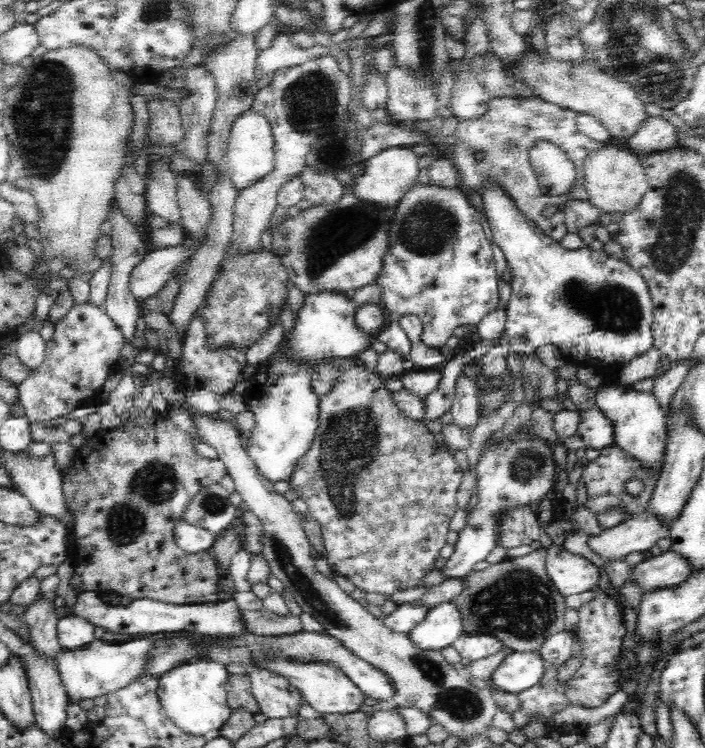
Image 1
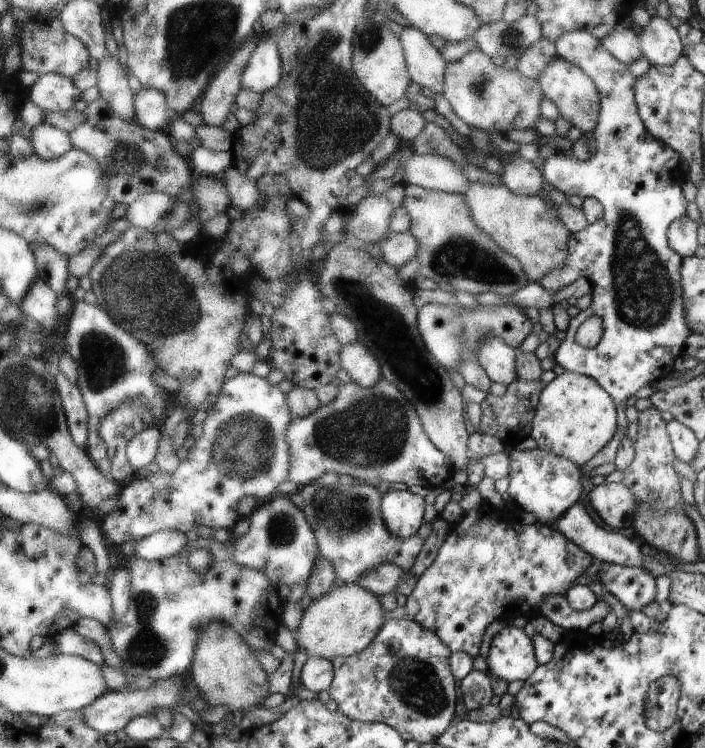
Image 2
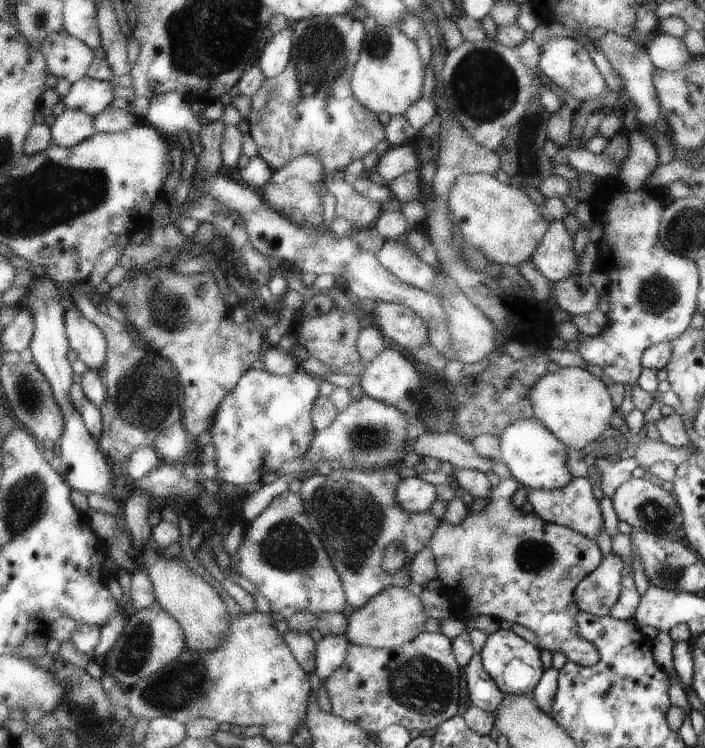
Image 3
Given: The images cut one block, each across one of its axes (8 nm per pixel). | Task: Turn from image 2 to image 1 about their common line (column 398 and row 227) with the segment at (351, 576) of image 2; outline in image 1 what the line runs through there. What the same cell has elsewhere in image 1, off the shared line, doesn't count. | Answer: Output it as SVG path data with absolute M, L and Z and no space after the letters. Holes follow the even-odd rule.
M536 96L491 97L487 106L488 110L480 118L460 120L457 125L456 136L460 138L460 146L452 150L452 162L458 171L460 186L466 190L473 188L481 194L484 186L495 184L514 202L518 211L536 223L540 231L560 243L562 237L569 233L568 229L563 227L564 206L570 200L586 198L583 162L592 152L602 150L603 143L578 134L575 126L576 111L547 103ZM540 141L559 146L574 163L576 182L568 194L553 197L542 192L529 159L530 148ZM476 150L483 152L483 159L478 162L474 158Z

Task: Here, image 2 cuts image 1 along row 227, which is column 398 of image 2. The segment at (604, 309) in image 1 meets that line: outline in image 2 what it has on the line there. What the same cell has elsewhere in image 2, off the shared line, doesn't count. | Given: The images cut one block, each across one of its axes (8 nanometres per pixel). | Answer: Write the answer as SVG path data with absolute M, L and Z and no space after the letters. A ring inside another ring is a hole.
M391 489L383 494L380 512L392 536L406 540L418 534L420 527L424 526L424 514L429 505L425 495L425 492L413 494L407 489Z

